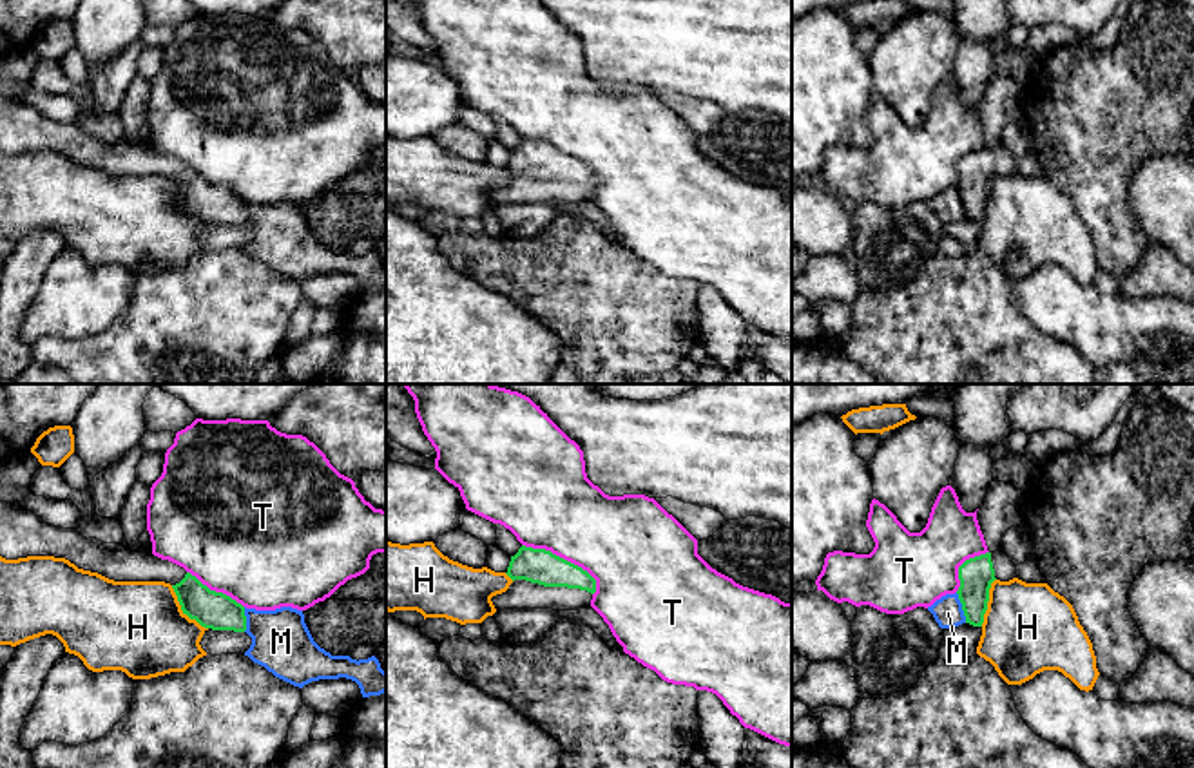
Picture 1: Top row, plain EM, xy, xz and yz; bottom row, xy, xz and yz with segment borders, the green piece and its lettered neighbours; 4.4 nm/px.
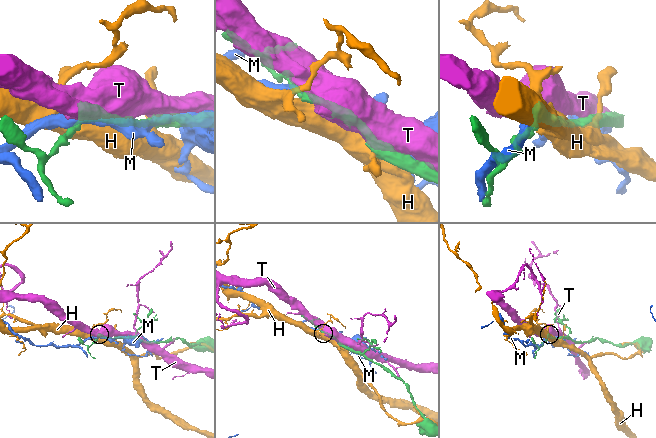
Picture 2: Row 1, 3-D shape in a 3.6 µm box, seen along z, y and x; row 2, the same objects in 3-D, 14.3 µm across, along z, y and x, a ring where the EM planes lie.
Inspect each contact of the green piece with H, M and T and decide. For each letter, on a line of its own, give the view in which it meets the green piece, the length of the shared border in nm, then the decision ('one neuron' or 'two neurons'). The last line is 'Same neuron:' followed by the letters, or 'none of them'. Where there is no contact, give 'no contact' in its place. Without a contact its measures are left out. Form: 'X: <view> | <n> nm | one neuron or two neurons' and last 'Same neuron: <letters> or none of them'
H: xy | 260 nm | two neurons
M: yz | 140 nm | two neurons
T: xz | 400 nm | two neurons
Same neuron: none of them

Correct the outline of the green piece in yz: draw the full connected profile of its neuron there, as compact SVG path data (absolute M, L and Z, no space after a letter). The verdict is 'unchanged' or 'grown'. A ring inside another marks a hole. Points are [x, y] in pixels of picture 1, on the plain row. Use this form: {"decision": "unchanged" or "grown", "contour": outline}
{"decision": "grown", "contour": "M1002 145L966 154L958 161L960 181L957 185L966 217L982 221L991 178L995 174L1009 176L1013 172L1016 172L1016 159Z"}

